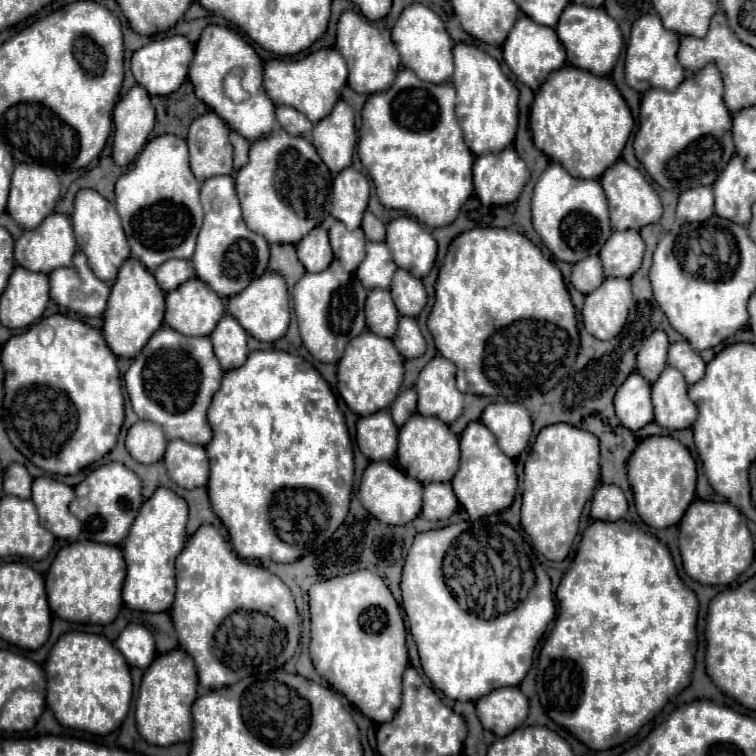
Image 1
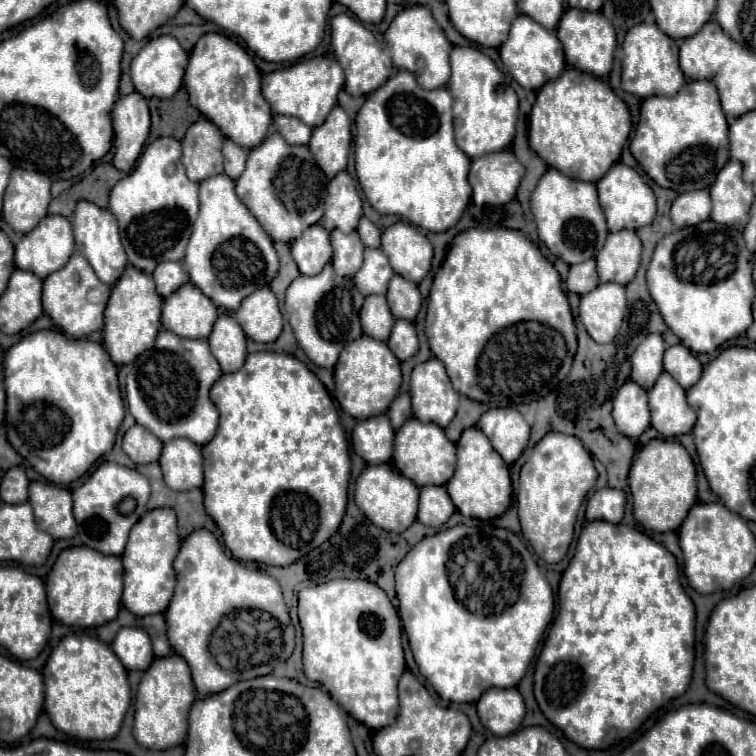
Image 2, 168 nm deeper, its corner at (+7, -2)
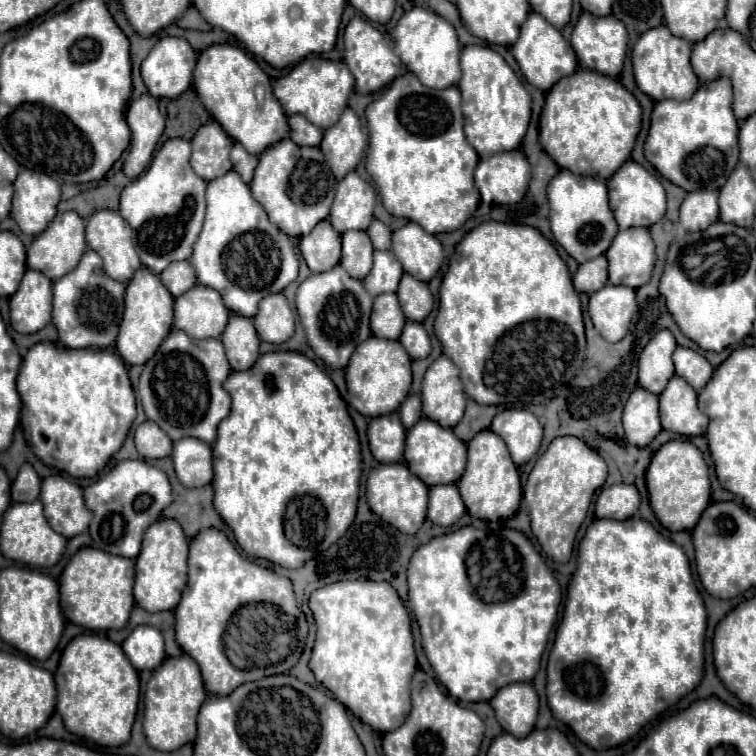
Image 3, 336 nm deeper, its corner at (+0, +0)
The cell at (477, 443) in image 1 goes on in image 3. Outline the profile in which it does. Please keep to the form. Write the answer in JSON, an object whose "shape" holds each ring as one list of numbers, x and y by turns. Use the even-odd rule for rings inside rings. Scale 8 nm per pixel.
{"shape":[[482,430,468,442,466,472,458,480,456,486,462,494,462,500,470,512,470,516,476,516,486,522,506,520,506,518,514,516,520,506,520,500,522,500,518,468,512,462,502,438,498,438,498,434,494,434,492,430]]}

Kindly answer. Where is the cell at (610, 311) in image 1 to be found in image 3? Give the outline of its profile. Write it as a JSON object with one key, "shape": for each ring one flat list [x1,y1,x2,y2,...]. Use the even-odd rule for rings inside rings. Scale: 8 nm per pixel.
{"shape":[[606,284,602,290,590,296,590,316,594,328,608,342,618,342,626,336,636,310,636,290,628,286]]}

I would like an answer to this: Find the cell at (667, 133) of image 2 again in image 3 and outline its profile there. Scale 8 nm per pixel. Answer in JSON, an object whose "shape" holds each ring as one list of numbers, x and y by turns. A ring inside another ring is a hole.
{"shape":[[730,80,702,84,690,100,656,102,644,156,664,178,688,192,720,190,738,164,738,122,732,112]]}

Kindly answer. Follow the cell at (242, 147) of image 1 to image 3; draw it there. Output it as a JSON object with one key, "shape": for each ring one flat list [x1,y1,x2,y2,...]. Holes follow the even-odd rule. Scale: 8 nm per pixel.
{"shape":[[234,144,232,152,230,152,230,160,234,164,234,170,242,176,242,180,250,182,250,178,254,176,254,170,258,166,258,156,252,156,242,146]]}

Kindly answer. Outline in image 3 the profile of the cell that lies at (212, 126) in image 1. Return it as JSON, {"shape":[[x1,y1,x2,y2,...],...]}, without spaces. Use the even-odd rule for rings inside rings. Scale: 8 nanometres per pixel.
{"shape":[[208,122,198,128,192,138,190,166,204,180,214,180,232,168,230,146,232,138,218,126,218,122]]}

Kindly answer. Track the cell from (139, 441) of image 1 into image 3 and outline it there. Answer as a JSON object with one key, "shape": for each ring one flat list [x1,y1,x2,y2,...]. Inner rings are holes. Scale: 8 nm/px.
{"shape":[[142,422,136,428,136,448,142,458,166,458,172,454,172,440,170,436,156,424,156,422]]}

